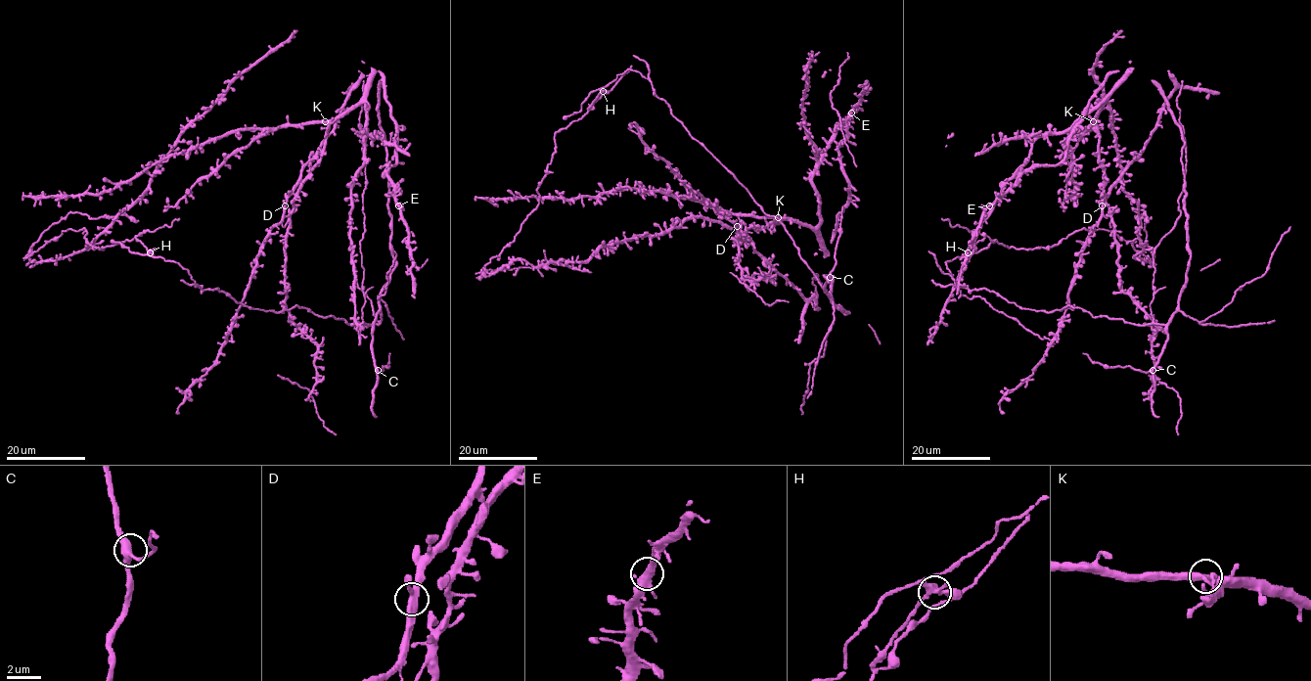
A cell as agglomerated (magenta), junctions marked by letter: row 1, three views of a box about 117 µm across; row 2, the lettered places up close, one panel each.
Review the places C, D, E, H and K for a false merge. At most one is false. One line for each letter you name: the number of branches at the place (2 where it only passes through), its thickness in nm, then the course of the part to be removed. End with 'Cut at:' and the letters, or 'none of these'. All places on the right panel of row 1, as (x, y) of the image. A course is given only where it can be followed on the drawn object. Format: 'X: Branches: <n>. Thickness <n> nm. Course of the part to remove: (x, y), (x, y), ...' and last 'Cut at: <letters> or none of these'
H: Branches: 3. Thickness 360 nm. Course of the part to remove: (968, 252), (988, 237), (1028, 249), (1100, 228), (1152, 255), (1144, 212), (1137, 218), (1149, 220)
Cut at: H

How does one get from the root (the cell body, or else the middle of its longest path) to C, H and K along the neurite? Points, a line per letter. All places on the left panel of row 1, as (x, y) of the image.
C: (363, 285), (365, 303), (362, 317), (366, 324), (372, 326), (372, 350), (378, 370)
H: (363, 285), (363, 323), (348, 325), (297, 305), (251, 309), (217, 288), (202, 290), (186, 269), (150, 252)
K: (363, 285), (362, 88), (350, 92), (334, 130), (303, 168), (283, 216), (321, 158), (325, 121)

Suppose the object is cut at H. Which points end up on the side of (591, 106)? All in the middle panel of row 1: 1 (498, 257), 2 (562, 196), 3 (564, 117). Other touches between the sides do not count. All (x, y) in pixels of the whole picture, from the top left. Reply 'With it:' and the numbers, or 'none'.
With it: 1

